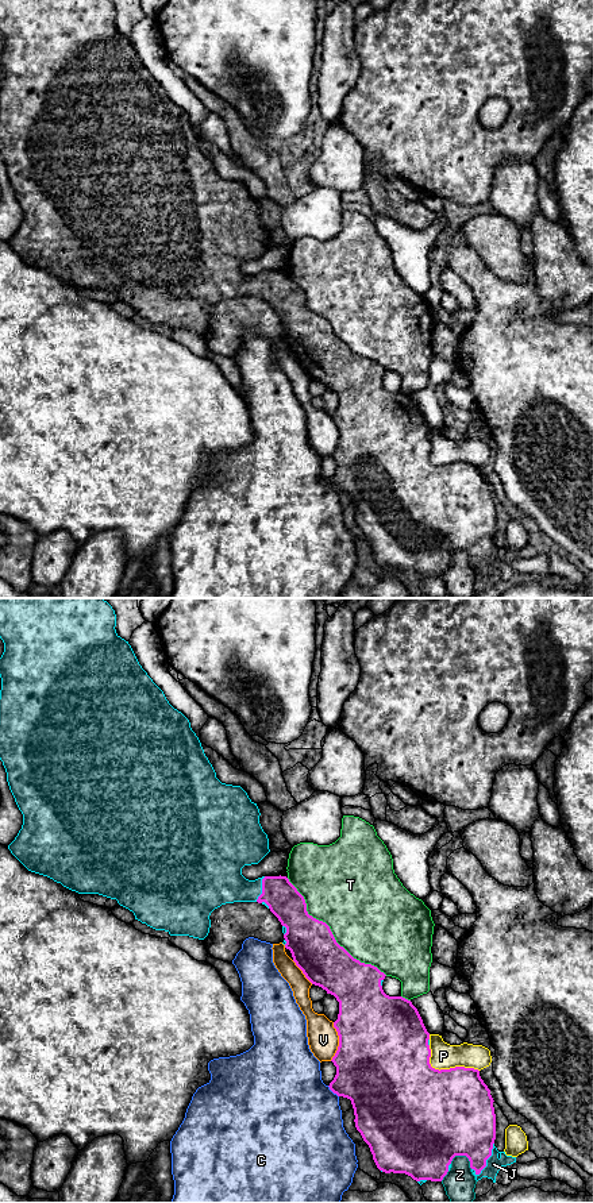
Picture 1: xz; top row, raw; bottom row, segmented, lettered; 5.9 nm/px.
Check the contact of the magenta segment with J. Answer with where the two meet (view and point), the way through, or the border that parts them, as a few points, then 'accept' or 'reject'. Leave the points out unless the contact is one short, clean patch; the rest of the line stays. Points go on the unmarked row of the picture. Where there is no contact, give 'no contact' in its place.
xz (486, 554) | accept

